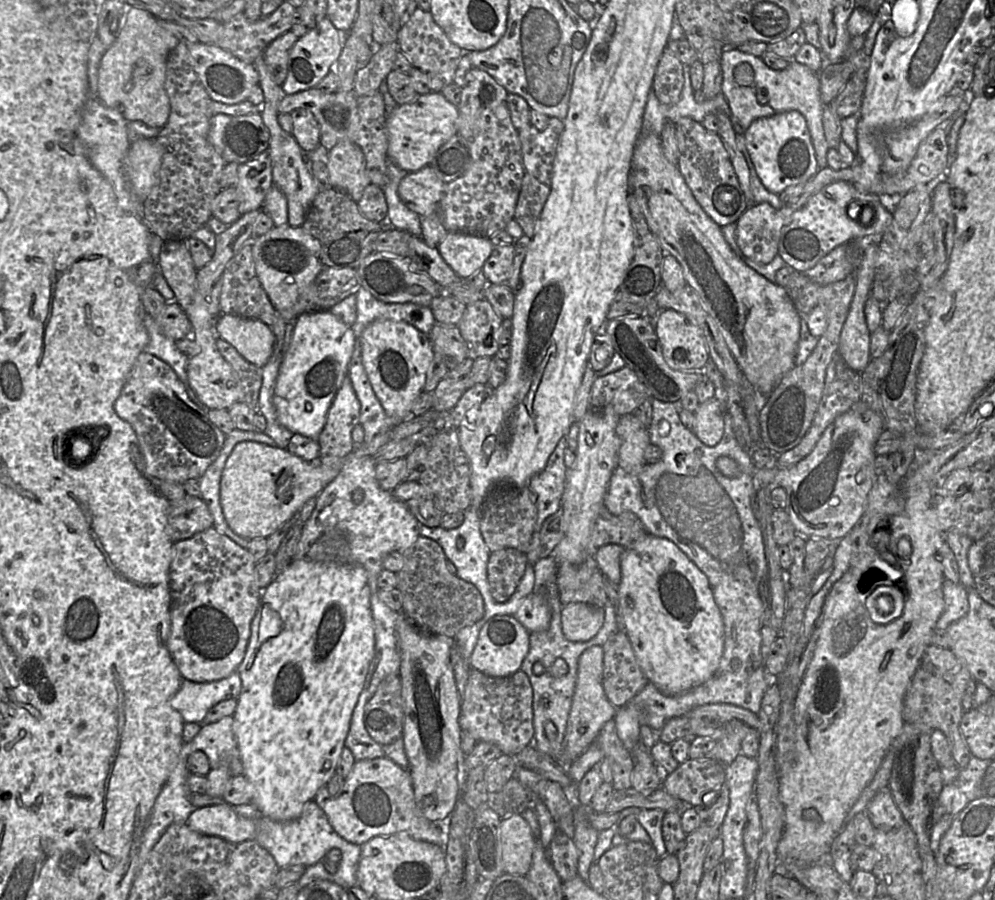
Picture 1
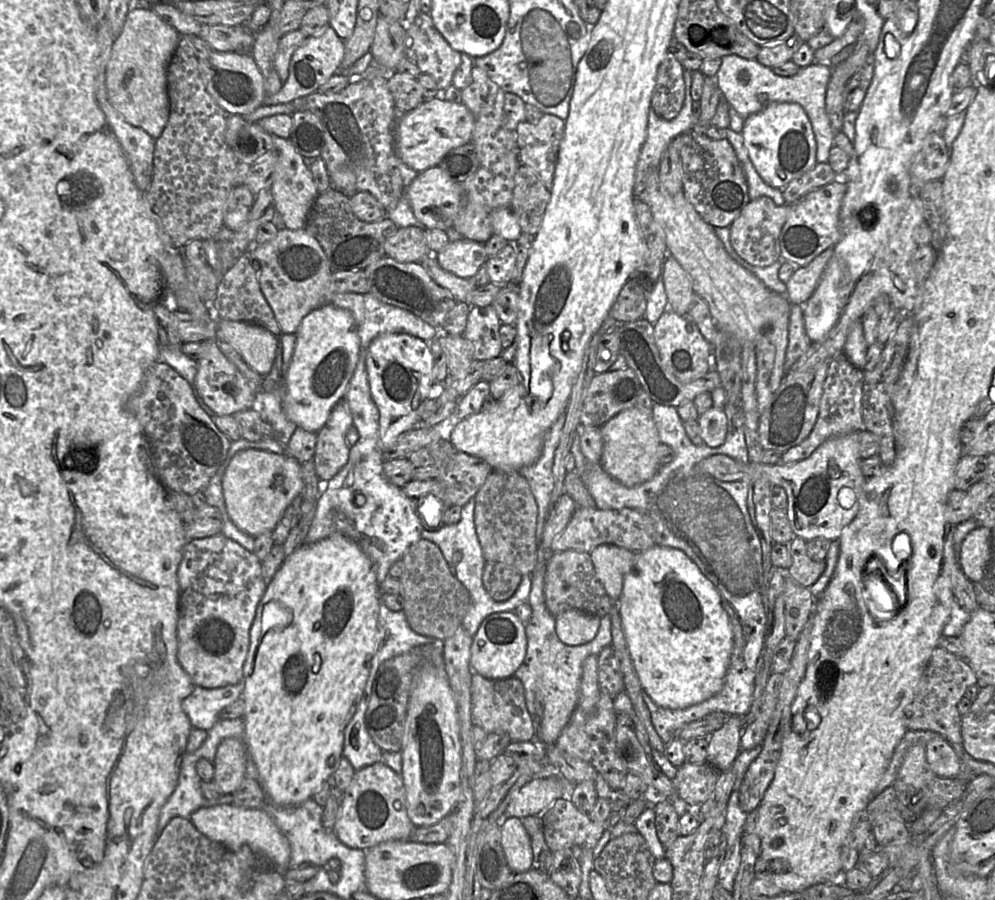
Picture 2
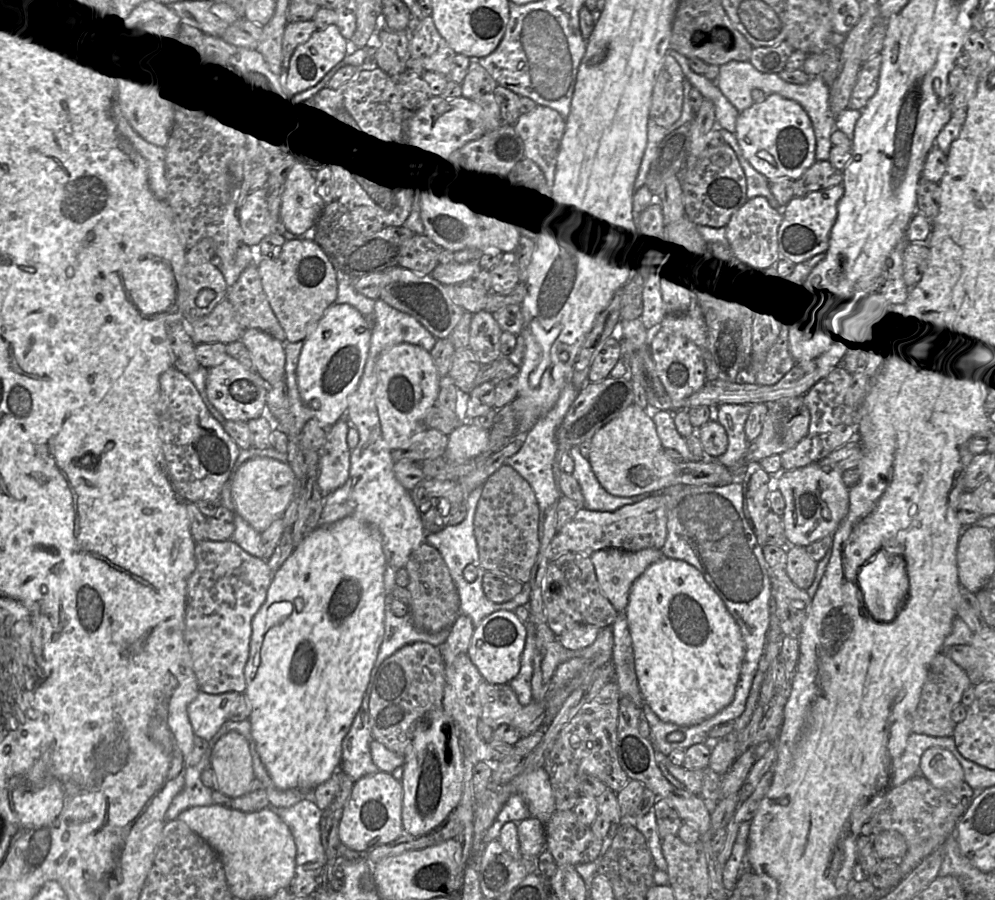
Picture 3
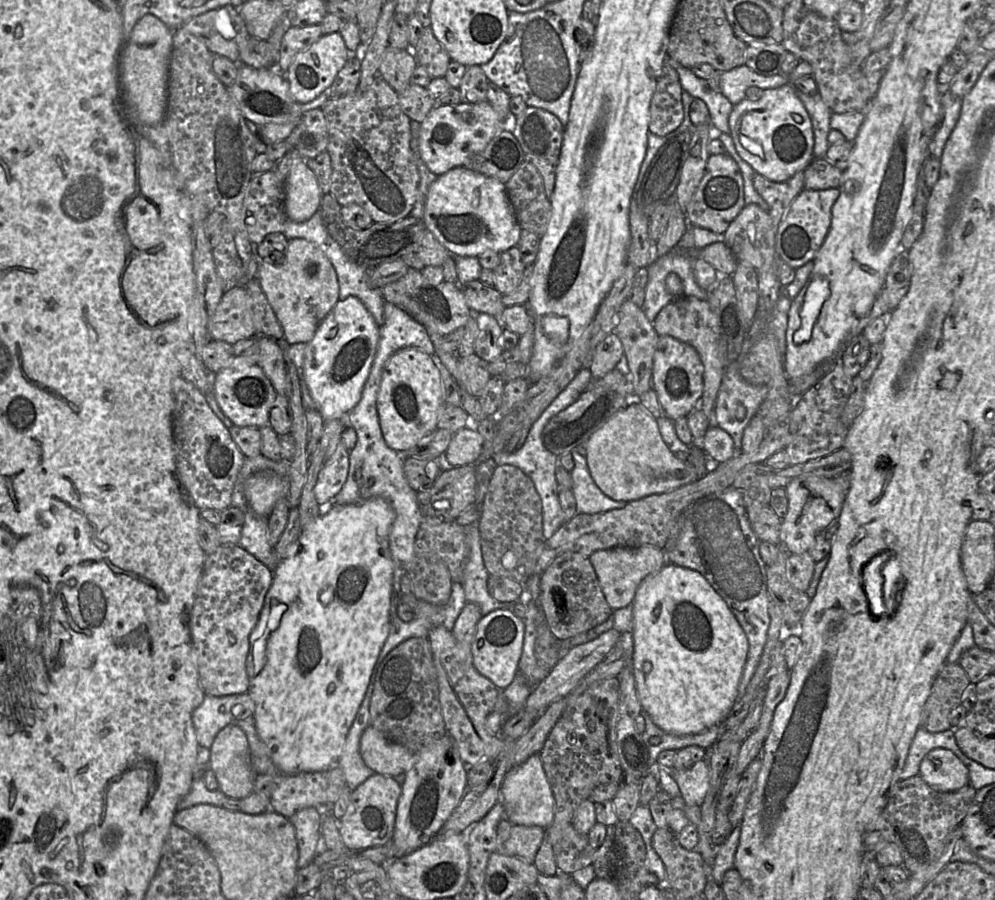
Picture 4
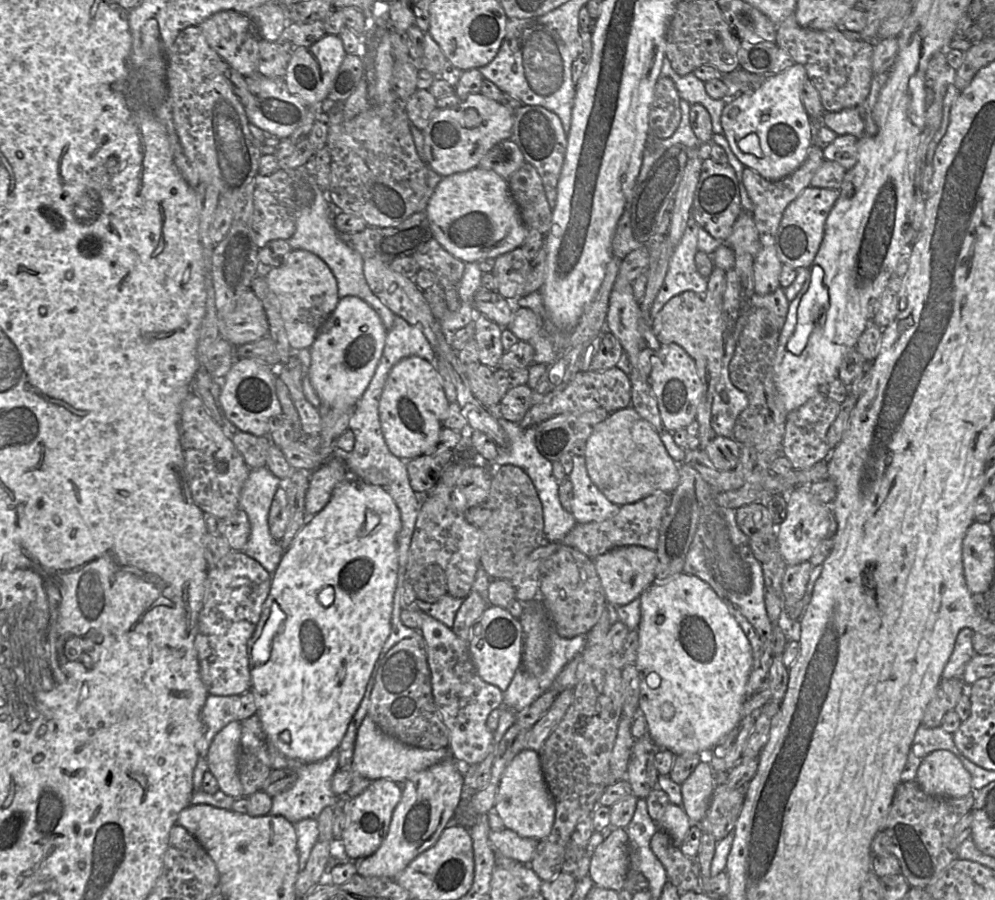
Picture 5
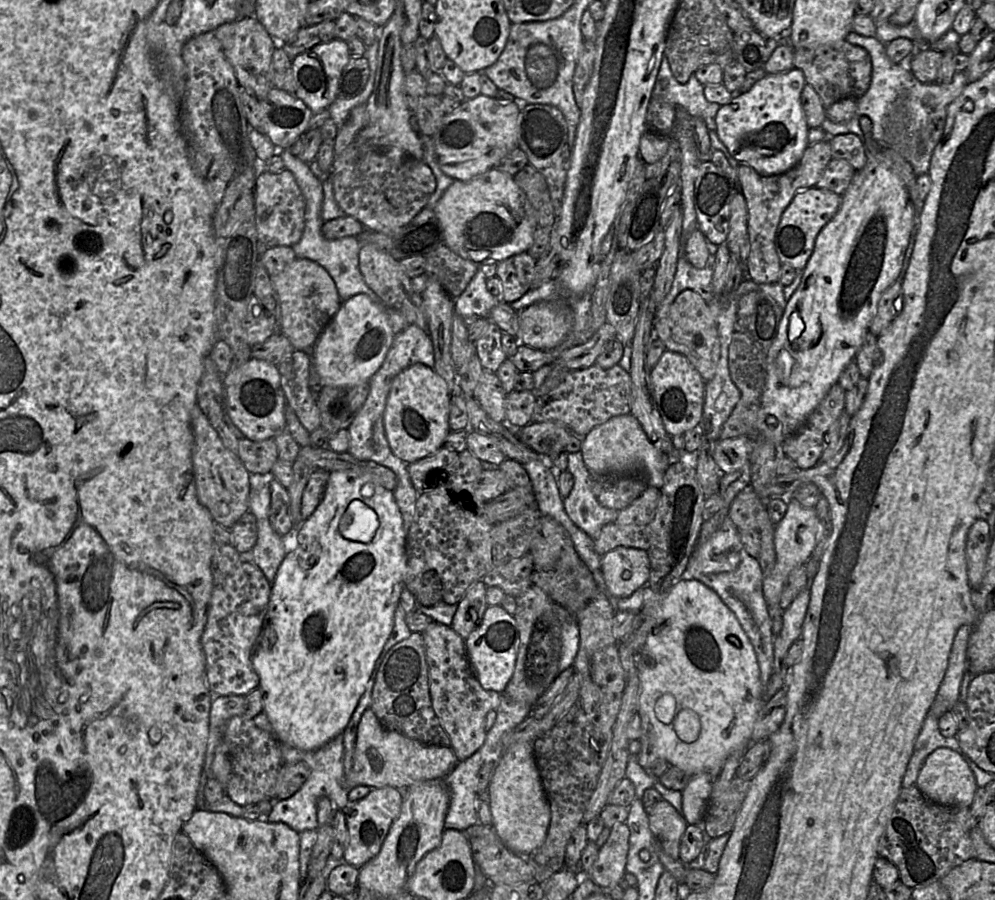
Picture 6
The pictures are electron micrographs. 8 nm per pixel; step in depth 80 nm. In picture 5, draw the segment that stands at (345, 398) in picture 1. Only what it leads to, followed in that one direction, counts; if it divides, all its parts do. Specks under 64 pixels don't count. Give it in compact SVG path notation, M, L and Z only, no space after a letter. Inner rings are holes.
M331 458L319 468L311 471L305 496L307 515L320 512L330 501L334 488L346 478L347 467L339 458Z

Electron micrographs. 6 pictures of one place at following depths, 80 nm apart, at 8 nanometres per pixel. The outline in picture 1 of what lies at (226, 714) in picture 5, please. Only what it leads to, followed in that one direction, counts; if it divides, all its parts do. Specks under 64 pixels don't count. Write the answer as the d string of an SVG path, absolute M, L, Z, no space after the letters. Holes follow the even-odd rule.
M238 670L217 681L192 682L183 679L171 705L181 714L185 723L200 724L207 712L218 703L229 699L237 700L241 689L242 681Z

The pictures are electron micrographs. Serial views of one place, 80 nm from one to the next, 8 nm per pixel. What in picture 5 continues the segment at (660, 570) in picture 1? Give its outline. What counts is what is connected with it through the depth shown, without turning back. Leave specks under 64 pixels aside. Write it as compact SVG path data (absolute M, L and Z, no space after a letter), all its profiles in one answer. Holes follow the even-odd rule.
M681 572L666 581L655 581L639 598L639 646L634 663L640 680L639 714L645 717L647 733L660 750L669 750L675 756L684 753L705 755L742 719L741 709L747 697L746 685L753 665L751 644L726 604L697 576ZM650 673L656 673L661 679L657 688L647 684ZM666 702L674 707L674 715L668 720L661 715L661 706Z

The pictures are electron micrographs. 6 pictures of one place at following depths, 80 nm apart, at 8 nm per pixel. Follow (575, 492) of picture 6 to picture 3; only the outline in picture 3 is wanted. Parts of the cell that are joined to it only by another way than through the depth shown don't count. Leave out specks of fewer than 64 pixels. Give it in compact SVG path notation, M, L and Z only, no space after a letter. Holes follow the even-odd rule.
M579 446L569 451L574 460L573 477L578 481L584 497L583 507L592 511L615 511L625 505L631 505L645 499L650 494L633 497L619 497L605 490L595 476L590 462L580 452Z

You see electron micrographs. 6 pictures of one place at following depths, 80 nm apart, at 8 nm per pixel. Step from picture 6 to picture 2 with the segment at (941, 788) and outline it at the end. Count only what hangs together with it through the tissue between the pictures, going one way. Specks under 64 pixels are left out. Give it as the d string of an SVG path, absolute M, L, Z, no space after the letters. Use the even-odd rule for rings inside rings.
M941 735L926 744L926 760L938 777L955 777L961 772L959 757L948 740Z

